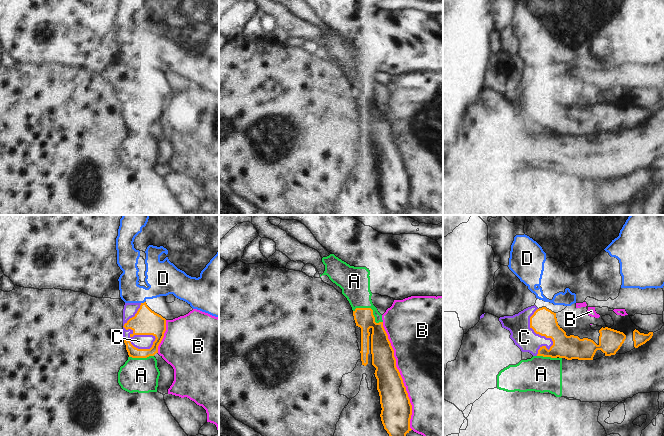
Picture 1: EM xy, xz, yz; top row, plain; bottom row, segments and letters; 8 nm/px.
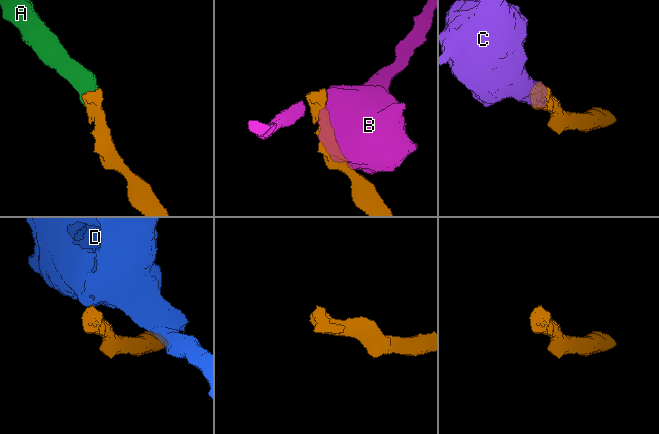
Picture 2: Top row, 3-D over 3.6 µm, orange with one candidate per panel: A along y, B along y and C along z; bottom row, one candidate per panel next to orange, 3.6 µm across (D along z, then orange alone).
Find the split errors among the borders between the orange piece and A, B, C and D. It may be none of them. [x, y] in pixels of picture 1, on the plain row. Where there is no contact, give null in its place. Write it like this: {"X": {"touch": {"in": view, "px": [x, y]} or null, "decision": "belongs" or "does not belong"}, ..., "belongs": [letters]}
{"A": {"touch": {"in": "xz", "px": [372, 86]}, "decision": "does not belong"}, "B": {"touch": {"in": "xz", "px": [400, 152]}, "decision": "does not belong"}, "C": {"touch": {"in": "xy", "px": [133, 108]}, "decision": "belongs"}, "D": {"touch": {"in": "xy", "px": [142, 79]}, "decision": "does not belong"}, "belongs": ["C"]}

